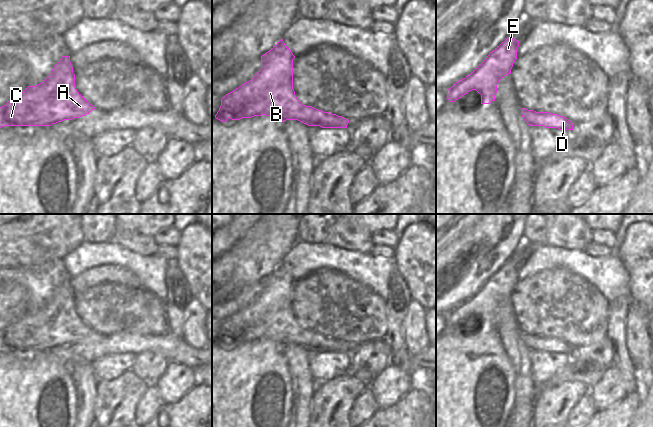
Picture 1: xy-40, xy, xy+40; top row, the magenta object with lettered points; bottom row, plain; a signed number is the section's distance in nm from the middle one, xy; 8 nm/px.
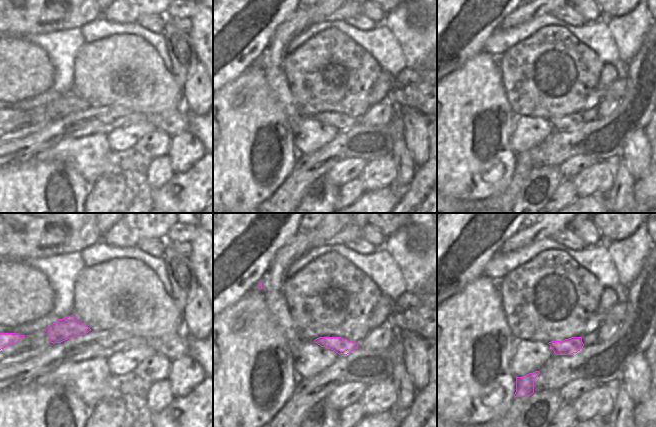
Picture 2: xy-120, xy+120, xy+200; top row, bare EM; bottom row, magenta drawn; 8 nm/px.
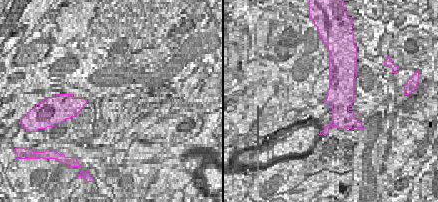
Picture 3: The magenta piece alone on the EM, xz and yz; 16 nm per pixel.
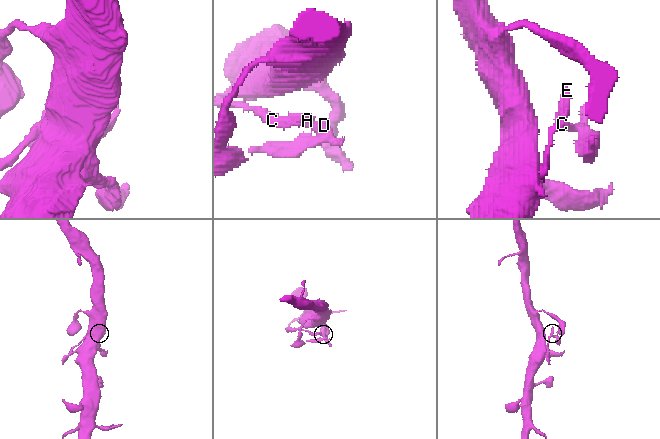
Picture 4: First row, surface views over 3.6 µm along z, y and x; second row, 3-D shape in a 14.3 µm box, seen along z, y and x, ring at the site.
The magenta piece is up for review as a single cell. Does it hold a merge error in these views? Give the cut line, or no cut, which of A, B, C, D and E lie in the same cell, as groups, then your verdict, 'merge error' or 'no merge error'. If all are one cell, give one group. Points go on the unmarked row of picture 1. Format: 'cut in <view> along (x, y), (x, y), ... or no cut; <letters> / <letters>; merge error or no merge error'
no cut; A B C D E; no merge error

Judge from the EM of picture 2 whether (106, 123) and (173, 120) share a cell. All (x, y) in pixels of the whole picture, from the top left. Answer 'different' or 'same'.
same

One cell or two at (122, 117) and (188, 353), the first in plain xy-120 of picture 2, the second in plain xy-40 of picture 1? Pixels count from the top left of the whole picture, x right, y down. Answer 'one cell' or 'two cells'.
one cell

